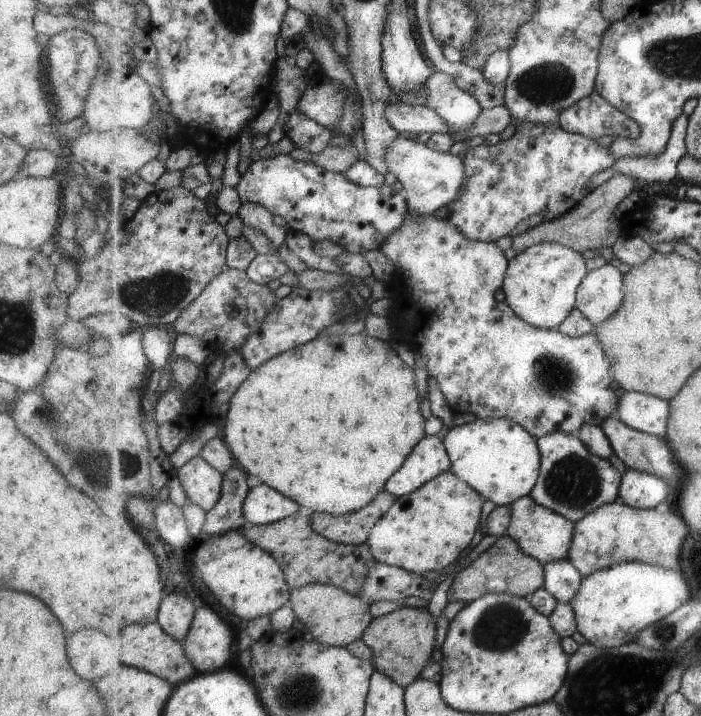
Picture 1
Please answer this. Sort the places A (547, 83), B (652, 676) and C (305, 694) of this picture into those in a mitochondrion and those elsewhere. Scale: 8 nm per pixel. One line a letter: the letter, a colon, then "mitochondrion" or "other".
A: mitochondrion
B: mitochondrion
C: mitochondrion

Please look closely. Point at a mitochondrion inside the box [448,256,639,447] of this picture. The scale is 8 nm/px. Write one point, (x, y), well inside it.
(552, 376)

